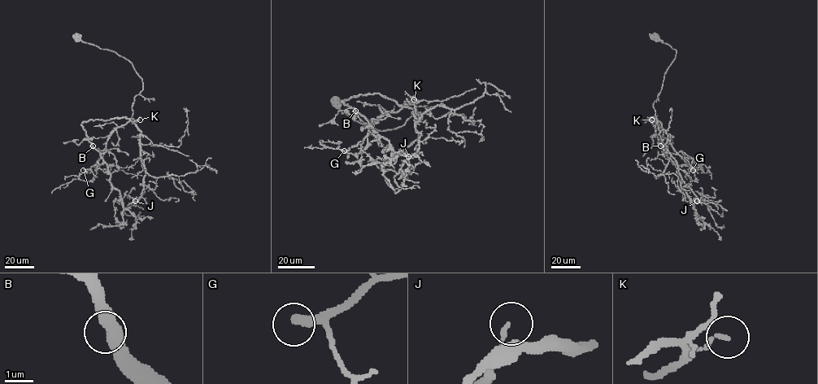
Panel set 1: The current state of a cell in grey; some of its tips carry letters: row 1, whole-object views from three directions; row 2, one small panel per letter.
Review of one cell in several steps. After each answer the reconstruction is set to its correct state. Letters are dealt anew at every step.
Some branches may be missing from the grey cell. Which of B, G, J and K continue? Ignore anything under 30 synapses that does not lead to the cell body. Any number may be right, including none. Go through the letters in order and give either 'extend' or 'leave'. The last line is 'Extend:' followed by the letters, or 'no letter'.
B: leave
G: extend
J: leave
K: leave
Extend: G

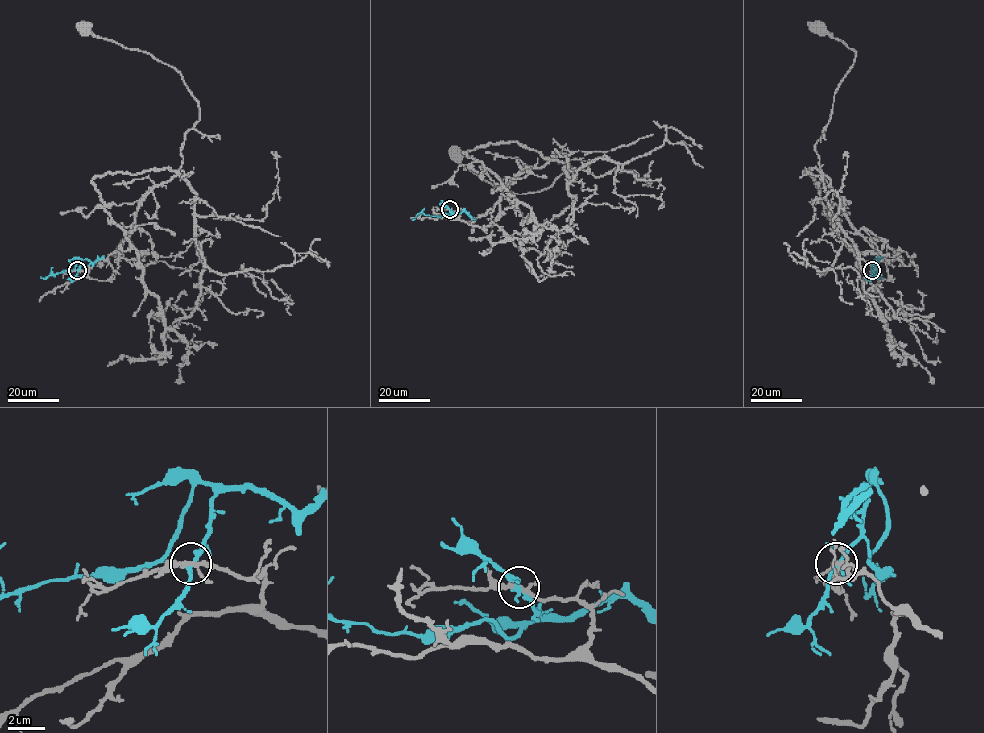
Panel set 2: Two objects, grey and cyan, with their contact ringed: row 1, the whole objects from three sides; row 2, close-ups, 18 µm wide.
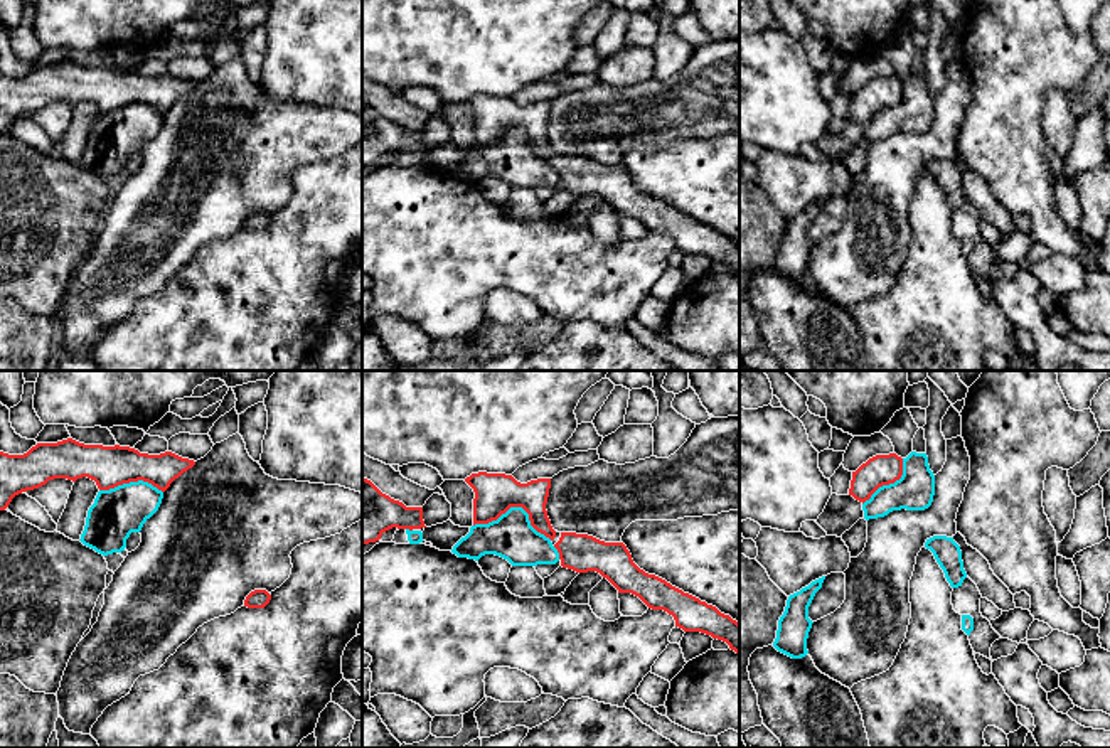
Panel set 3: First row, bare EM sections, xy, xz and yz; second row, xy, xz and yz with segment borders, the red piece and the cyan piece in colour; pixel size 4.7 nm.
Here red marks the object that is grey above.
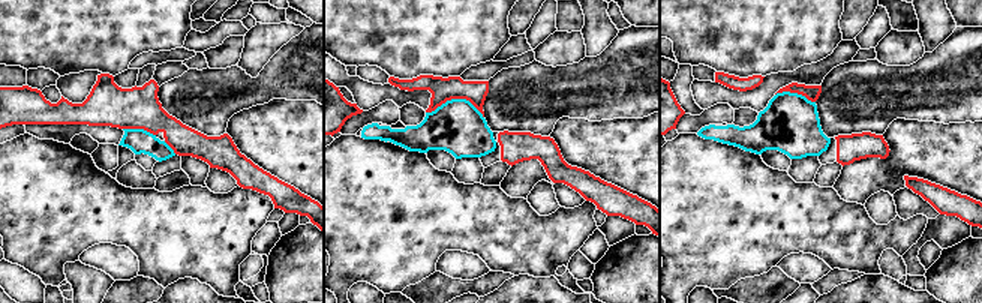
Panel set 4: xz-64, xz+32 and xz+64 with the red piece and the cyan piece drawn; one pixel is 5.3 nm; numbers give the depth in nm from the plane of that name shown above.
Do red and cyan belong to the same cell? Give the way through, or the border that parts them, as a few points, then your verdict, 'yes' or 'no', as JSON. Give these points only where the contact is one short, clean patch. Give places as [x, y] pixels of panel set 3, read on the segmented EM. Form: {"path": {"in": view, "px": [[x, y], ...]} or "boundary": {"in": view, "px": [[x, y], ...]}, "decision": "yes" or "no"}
{"decision": "no"}

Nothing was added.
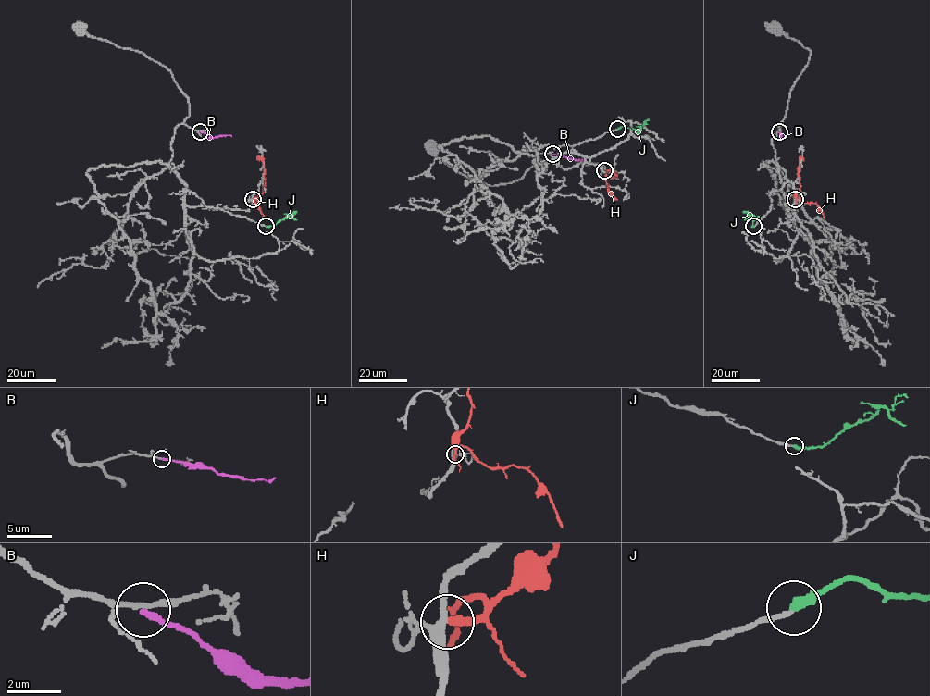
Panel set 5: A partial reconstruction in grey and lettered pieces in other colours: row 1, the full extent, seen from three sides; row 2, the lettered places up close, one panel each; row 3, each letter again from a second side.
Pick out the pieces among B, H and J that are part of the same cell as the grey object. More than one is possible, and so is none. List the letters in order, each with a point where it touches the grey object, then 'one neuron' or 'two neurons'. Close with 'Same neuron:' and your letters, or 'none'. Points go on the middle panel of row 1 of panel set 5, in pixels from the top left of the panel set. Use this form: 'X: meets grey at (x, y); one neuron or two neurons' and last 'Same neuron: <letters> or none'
B: meets grey at (552, 154); two neurons
H: meets grey at (604, 170); two neurons
J: meets grey at (617, 129); one neuron
Same neuron: J

